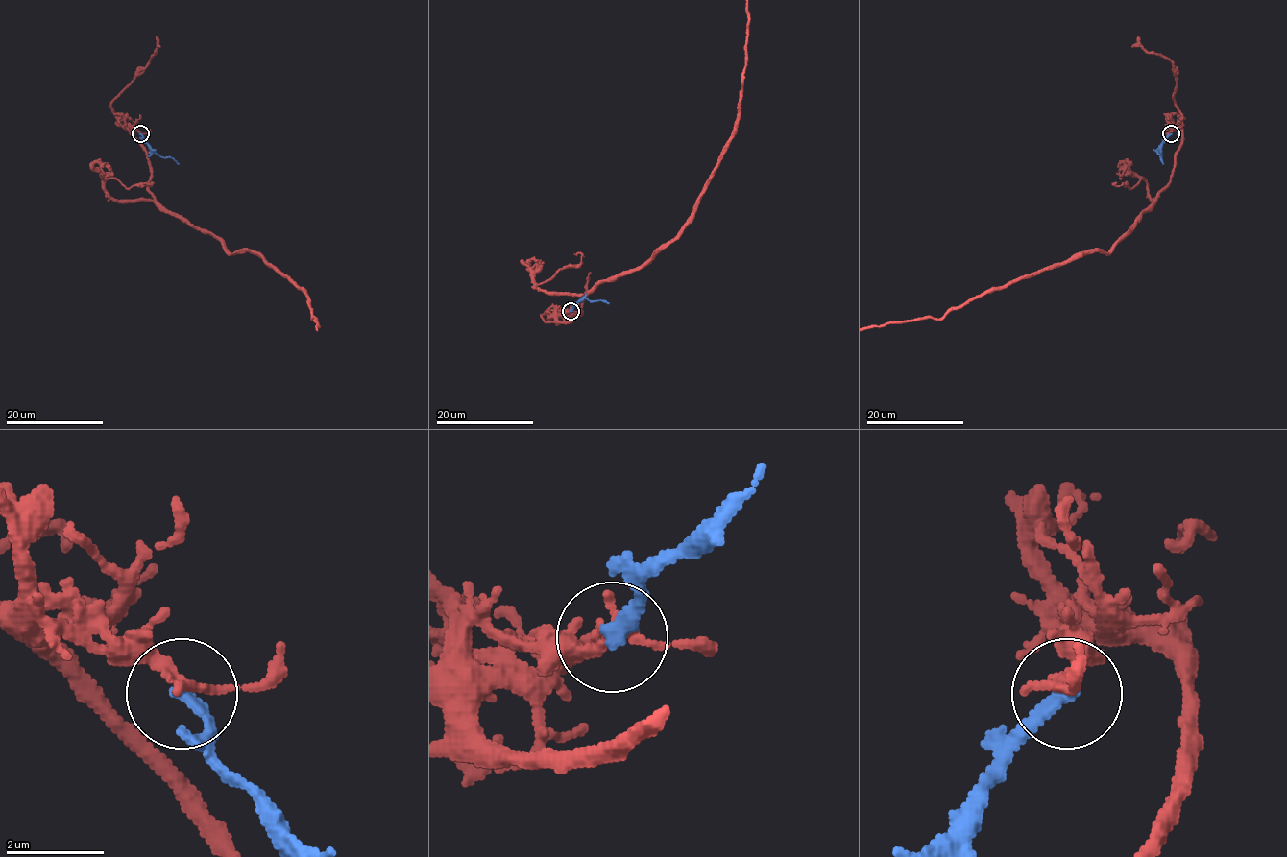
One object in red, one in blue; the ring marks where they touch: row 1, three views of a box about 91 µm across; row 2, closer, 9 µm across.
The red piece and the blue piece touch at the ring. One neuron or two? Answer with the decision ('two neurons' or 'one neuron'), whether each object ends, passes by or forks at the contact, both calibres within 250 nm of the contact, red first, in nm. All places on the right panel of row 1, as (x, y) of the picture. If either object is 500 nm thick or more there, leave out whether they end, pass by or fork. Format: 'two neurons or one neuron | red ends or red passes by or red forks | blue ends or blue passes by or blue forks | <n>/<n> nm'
two neurons | red passes by | blue ends | 220/240 nm

